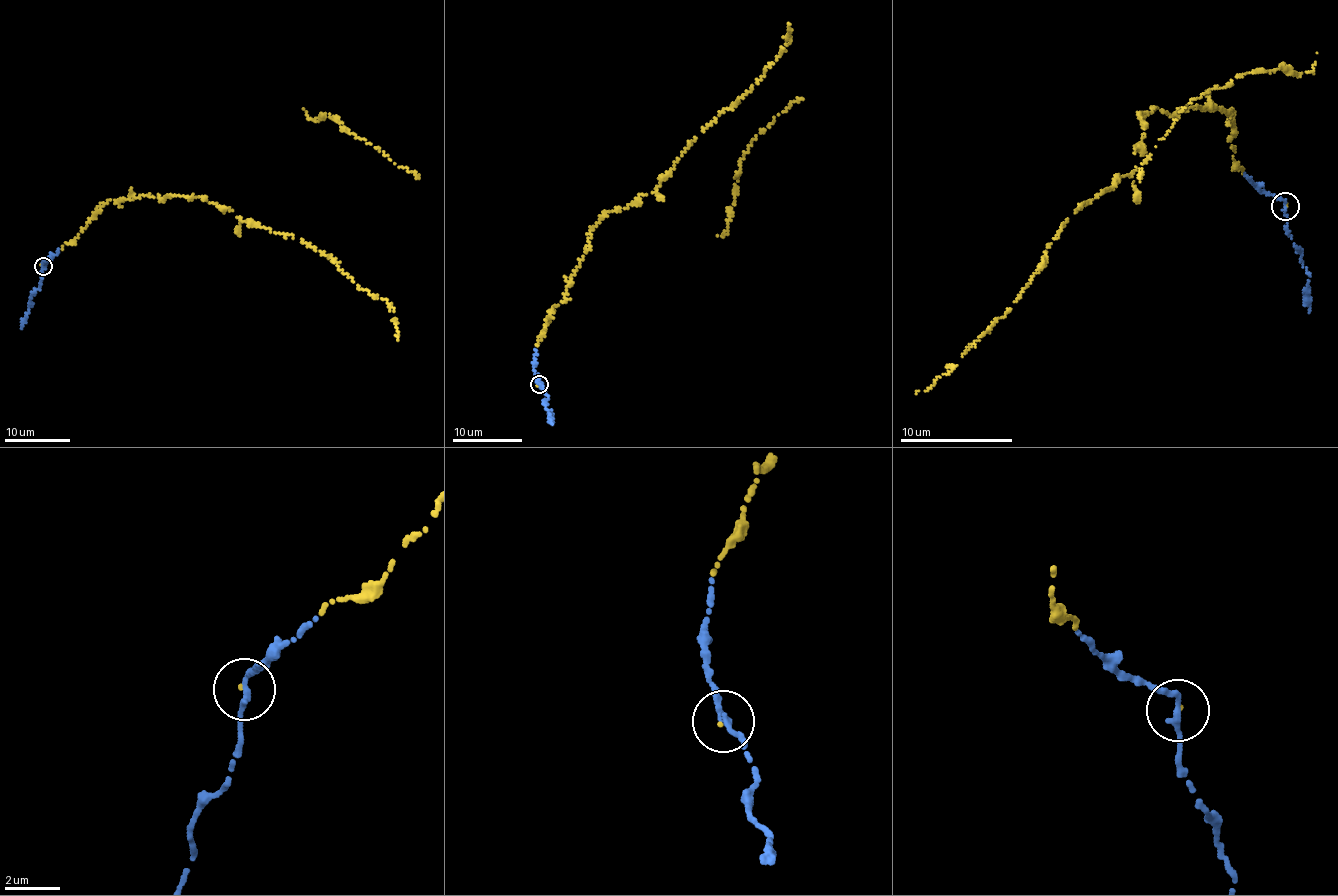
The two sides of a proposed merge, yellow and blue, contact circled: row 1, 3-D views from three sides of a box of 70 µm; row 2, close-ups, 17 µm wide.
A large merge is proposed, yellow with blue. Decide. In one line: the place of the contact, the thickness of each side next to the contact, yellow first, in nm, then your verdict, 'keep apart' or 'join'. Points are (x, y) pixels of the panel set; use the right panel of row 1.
(1285, 206) | 90/220 nm | join

